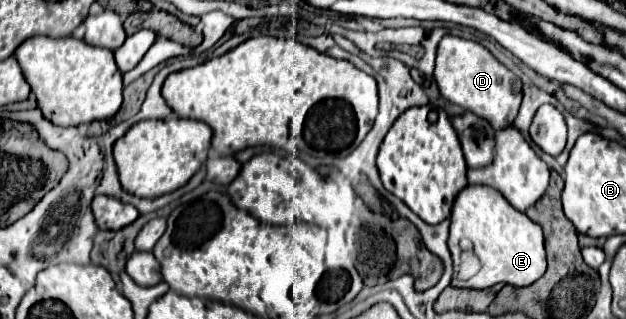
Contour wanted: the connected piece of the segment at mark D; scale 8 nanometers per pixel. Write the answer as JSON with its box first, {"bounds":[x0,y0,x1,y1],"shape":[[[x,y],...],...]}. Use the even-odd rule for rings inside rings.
{"bounds":[433,36,521,130],"shape":[[[445,36],[437,48],[433,76],[445,100],[477,114],[495,130],[503,130],[513,124],[521,106],[521,80],[499,60],[495,60],[485,46],[457,36]]]}

